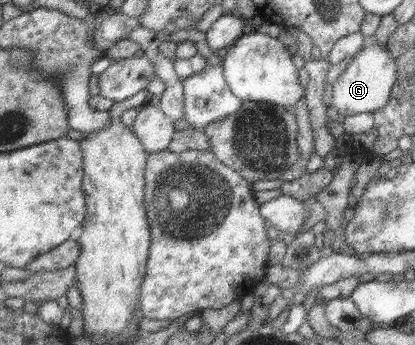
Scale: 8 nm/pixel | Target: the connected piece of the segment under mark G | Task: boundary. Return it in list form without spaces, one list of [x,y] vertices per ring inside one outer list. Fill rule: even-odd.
[[[373,42],[358,54],[355,54],[340,76],[332,84],[332,101],[334,108],[343,117],[361,112],[372,112],[388,103],[392,83],[396,80],[396,62],[384,44]]]

